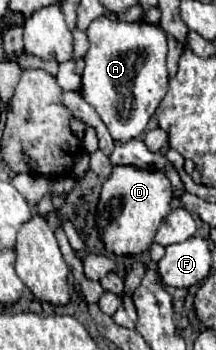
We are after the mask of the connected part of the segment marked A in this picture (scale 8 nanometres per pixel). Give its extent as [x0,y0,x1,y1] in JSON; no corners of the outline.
[82,19,168,143]

